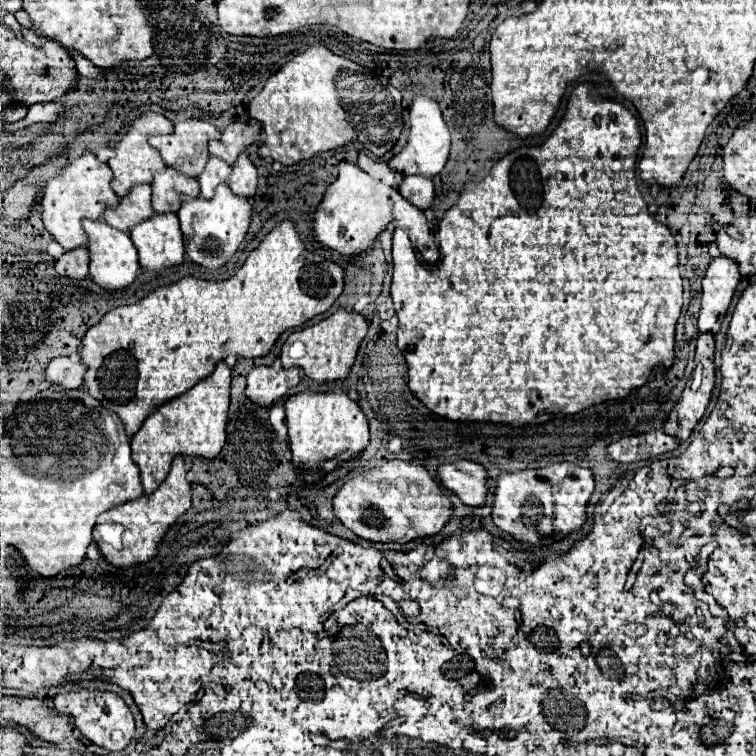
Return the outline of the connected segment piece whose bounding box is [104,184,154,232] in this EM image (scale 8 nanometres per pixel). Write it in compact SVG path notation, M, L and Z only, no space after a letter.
M140 184L134 186L116 208L104 210L104 220L122 232L130 232L134 224L150 218L152 214L154 210L150 206L150 184Z

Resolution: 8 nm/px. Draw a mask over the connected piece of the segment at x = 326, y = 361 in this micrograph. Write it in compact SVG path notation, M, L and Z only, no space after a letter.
M340 308L330 318L322 318L312 326L292 332L282 346L282 354L280 354L282 366L284 368L298 366L314 382L332 382L332 380L346 378L366 332L368 332L368 324L362 314Z

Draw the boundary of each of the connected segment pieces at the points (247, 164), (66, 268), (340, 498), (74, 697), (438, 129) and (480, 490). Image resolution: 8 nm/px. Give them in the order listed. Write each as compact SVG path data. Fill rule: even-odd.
M240 154L232 166L232 174L230 174L230 188L234 194L240 196L254 196L256 192L256 184L258 184L258 172L254 168L254 164L248 160L246 154Z
M84 246L76 250L64 252L56 262L54 268L62 276L70 278L86 278L88 276L88 250Z
M398 458L362 470L356 478L342 484L332 498L332 508L348 530L372 542L408 542L412 538L434 536L452 516L452 502L440 484L422 466Z
M80 688L76 692L60 692L52 698L54 710L60 714L68 714L74 720L74 726L86 736L90 742L104 746L108 750L122 750L130 744L134 736L134 718L124 702L124 698L116 692L102 692L96 688Z
M418 94L410 106L410 134L406 146L388 160L388 166L402 174L422 174L432 178L444 168L448 152L450 152L450 130L444 122L440 104L426 94Z
M454 460L438 466L436 476L442 486L454 492L468 506L482 506L486 498L486 470L470 460Z

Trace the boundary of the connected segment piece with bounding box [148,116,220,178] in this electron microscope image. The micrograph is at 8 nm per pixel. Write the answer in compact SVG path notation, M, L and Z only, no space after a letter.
M184 118L174 124L172 134L150 136L150 146L154 146L164 162L186 176L196 178L208 160L208 142L220 138L220 132L204 118Z

